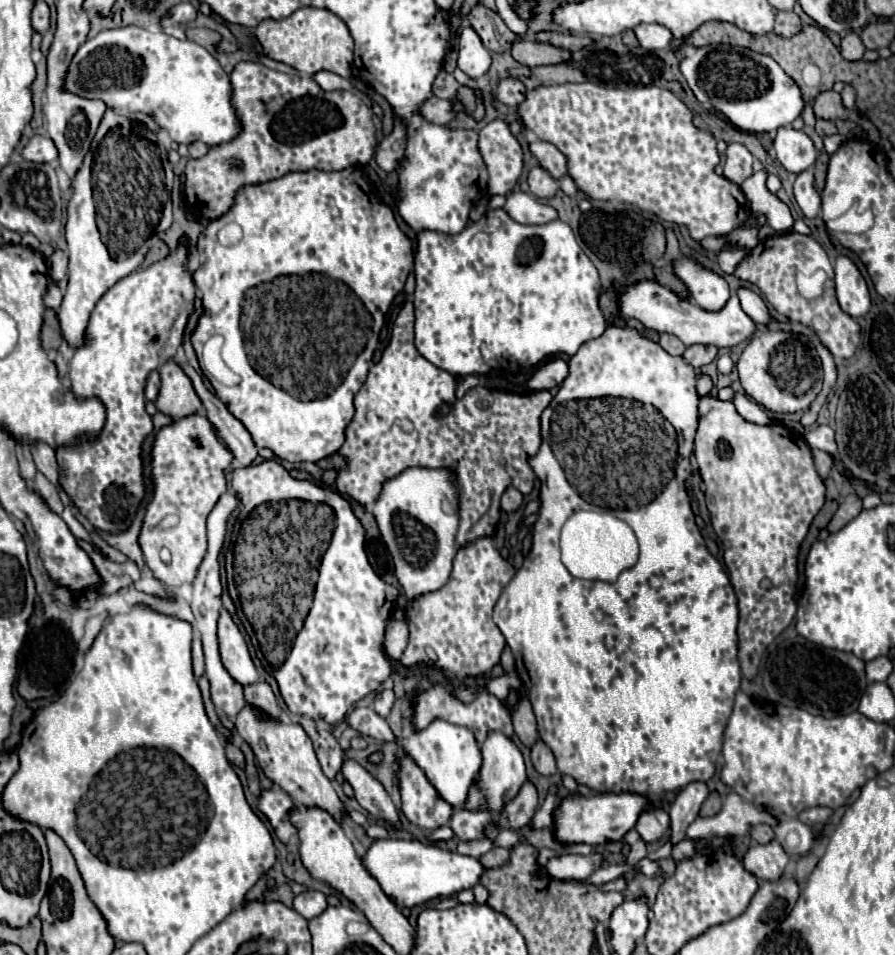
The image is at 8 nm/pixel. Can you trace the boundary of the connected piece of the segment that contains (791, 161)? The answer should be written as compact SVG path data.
M783 126L777 130L773 148L775 148L777 160L783 164L783 168L793 174L799 174L799 172L811 168L817 158L817 150L815 150L811 138L805 132L799 132L791 126Z

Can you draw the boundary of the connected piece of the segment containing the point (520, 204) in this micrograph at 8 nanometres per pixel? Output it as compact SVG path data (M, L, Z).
M511 192L507 196L507 202L503 206L503 210L521 224L547 224L557 220L557 210L541 204L537 198L525 194L525 192Z

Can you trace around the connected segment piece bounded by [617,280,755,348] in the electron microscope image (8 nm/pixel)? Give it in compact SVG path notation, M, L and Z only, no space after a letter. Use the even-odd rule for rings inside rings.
M641 280L631 286L621 288L621 292L617 296L617 306L619 306L621 316L637 318L639 322L645 324L645 328L673 334L685 346L715 344L719 348L723 348L723 346L731 348L743 340L747 340L755 332L753 320L747 318L747 314L743 314L741 306L739 306L739 298L735 298L735 294L731 294L731 298L727 300L727 304L721 310L709 312L709 310L699 308L693 300L679 296L677 292L661 286L655 280Z

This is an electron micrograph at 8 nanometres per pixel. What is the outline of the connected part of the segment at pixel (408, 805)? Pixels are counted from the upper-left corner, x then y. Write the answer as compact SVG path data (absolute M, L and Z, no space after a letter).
M397 756L395 774L401 792L401 812L409 822L425 822L427 830L435 830L443 826L443 822L449 822L453 806L437 794L425 772L411 756Z

